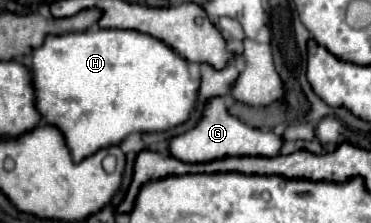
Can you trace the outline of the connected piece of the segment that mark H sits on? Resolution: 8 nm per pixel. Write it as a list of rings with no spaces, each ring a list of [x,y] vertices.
[[[97,28],[59,36],[49,34],[43,46],[31,50],[31,58],[37,112],[47,124],[61,130],[75,162],[81,162],[81,158],[87,158],[101,148],[119,144],[131,132],[169,130],[185,122],[195,108],[199,80],[191,76],[189,64],[165,42],[135,30]]]

